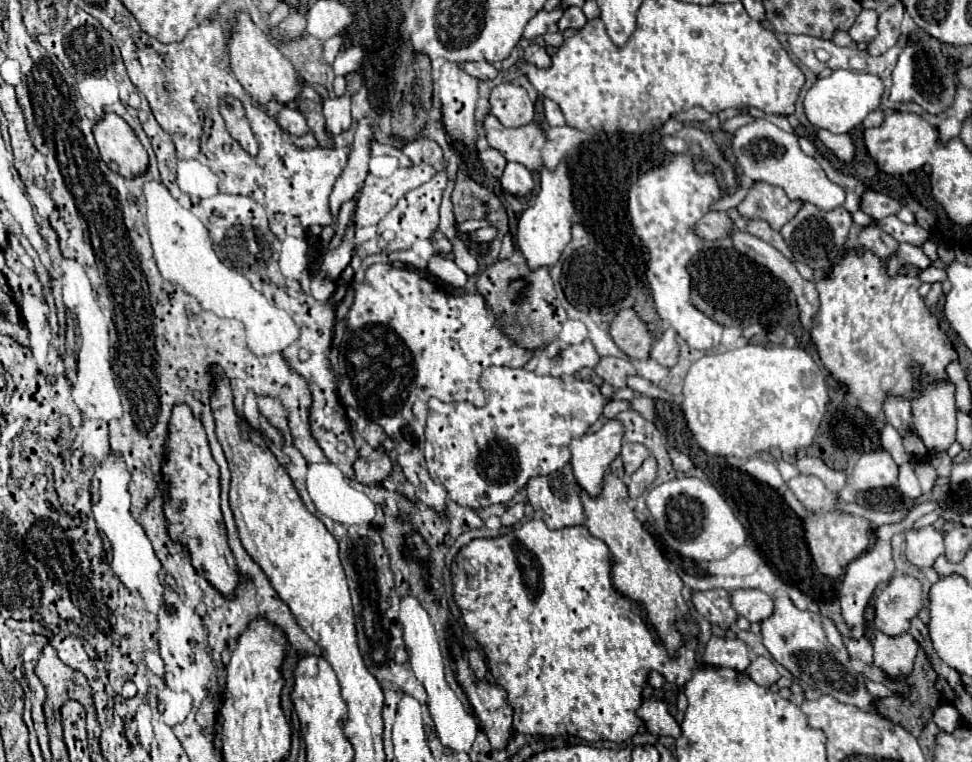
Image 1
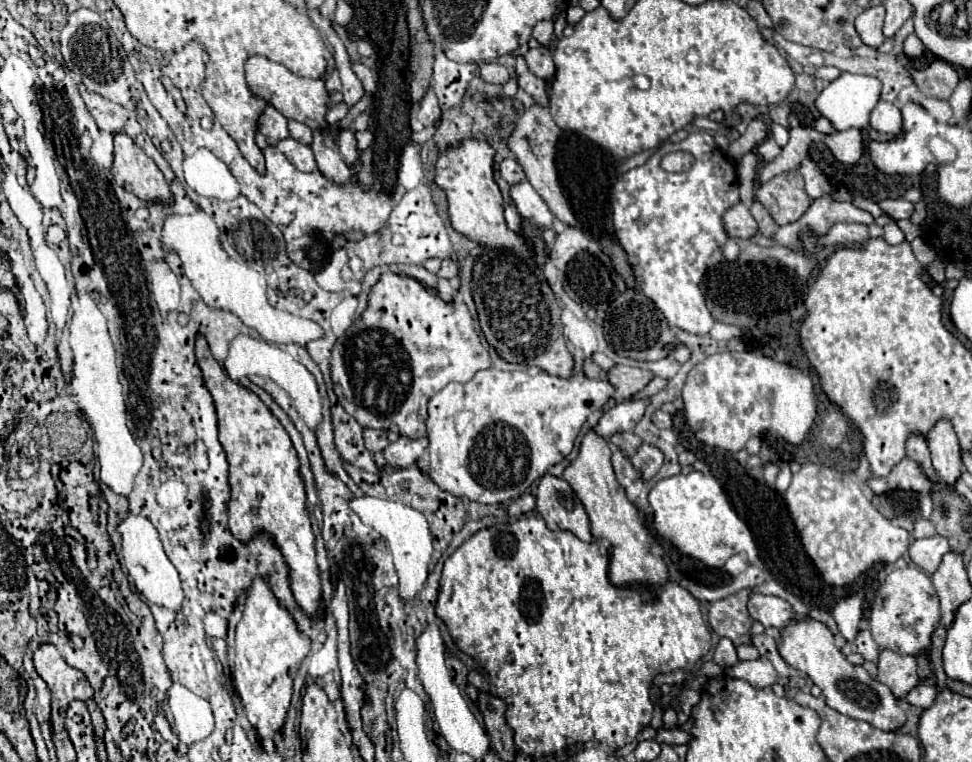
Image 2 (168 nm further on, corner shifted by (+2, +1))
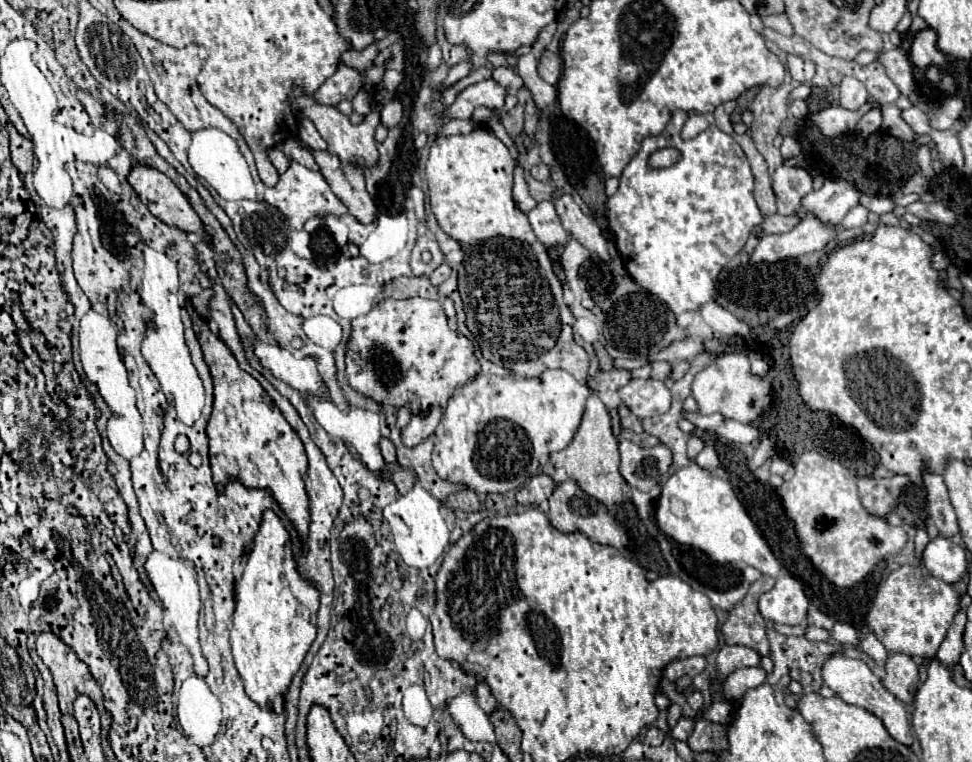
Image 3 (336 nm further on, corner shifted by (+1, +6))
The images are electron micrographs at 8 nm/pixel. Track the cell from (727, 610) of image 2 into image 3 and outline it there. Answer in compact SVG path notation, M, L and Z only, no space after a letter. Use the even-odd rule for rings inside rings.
M761 576L757 582L751 584L747 596L737 604L737 608L733 608L721 628L725 642L729 646L737 644L737 646L747 646L751 650L755 650L759 656L769 656L769 640L765 634L765 620L759 614L757 602L759 596L765 594L767 590L771 590L775 586L775 578L769 576Z

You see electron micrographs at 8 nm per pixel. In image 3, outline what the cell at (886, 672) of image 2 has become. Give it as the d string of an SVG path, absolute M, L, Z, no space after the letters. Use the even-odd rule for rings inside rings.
M891 654L885 664L883 686L895 694L903 704L911 704L919 684L919 670L911 656L907 654Z

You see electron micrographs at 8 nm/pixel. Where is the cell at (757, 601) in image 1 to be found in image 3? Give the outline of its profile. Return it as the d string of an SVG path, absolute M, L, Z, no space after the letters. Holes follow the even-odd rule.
M791 574L781 576L777 584L759 600L759 612L765 620L773 620L777 624L787 626L803 624L807 608L809 596L805 594L805 586L799 578L793 578Z

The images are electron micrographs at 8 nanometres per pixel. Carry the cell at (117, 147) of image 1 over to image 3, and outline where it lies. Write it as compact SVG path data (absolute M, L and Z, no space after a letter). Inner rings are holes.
M137 164L137 166L131 170L131 174L129 174L129 184L135 188L135 192L139 194L141 202L151 210L153 216L161 218L165 224L169 224L169 226L173 226L173 228L179 228L179 230L183 230L183 232L195 232L195 234L201 236L201 240L203 240L205 244L211 244L211 238L209 238L209 234L205 232L205 226L203 226L201 218L197 218L197 212L191 208L191 204L189 204L189 200L185 198L185 194L181 194L181 190L179 190L165 174L161 174L161 172L155 170L155 168L149 168L149 166L145 166L145 164Z

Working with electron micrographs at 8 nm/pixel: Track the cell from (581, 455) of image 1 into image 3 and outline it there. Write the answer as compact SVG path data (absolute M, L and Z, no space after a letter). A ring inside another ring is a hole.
M633 378L619 390L621 402L639 418L665 414L671 406L671 390L661 380Z

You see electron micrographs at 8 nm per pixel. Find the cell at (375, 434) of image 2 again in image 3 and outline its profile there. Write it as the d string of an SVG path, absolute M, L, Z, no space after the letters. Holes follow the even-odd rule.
M381 438L379 448L381 448L381 454L383 454L383 458L385 458L385 462L387 462L387 464L395 464L395 462L397 462L397 458L395 458L395 446L393 446L393 442L391 442L391 440Z

